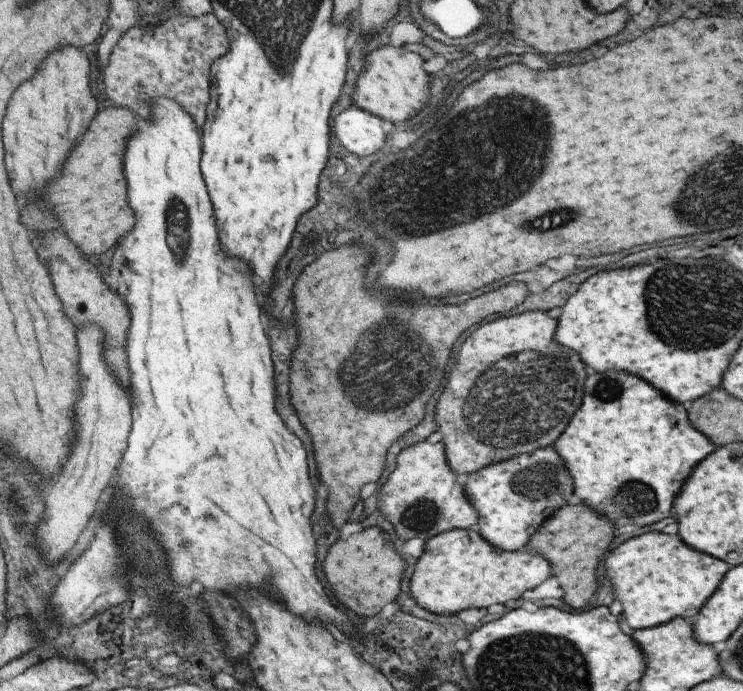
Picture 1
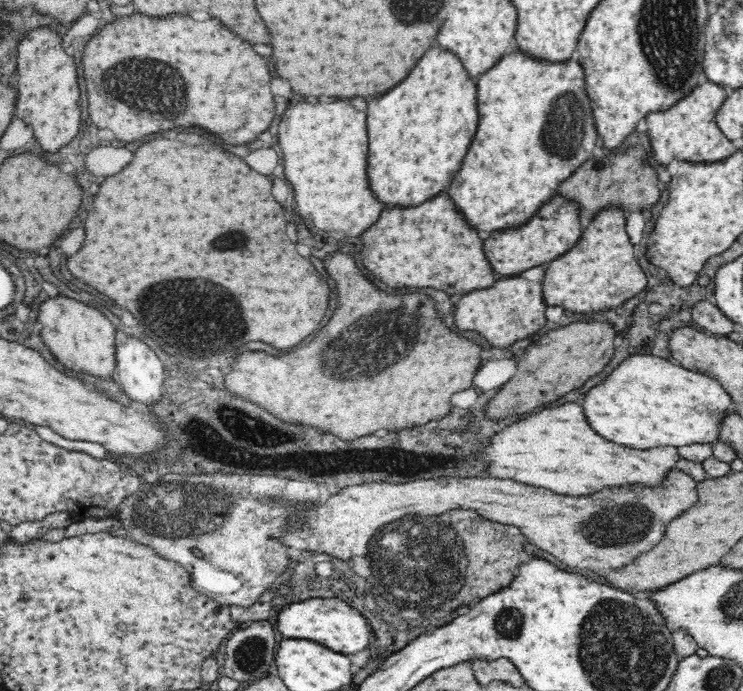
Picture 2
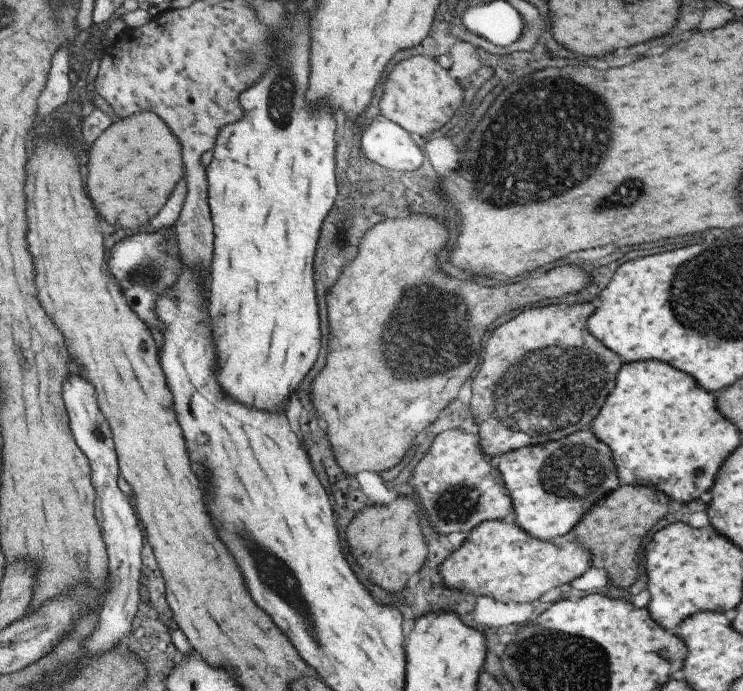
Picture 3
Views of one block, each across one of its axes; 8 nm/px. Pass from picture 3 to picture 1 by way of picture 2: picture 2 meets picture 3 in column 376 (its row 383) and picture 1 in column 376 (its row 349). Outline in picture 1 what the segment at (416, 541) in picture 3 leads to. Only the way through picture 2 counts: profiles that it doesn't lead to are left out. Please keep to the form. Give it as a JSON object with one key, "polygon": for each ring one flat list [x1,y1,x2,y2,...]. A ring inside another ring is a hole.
{"polygon":[[377,526,365,528,347,542,337,542,325,560,325,576,339,602,361,616,377,616,387,604,395,601,401,592,401,579,406,568,407,560,399,550,395,551,389,535]]}

